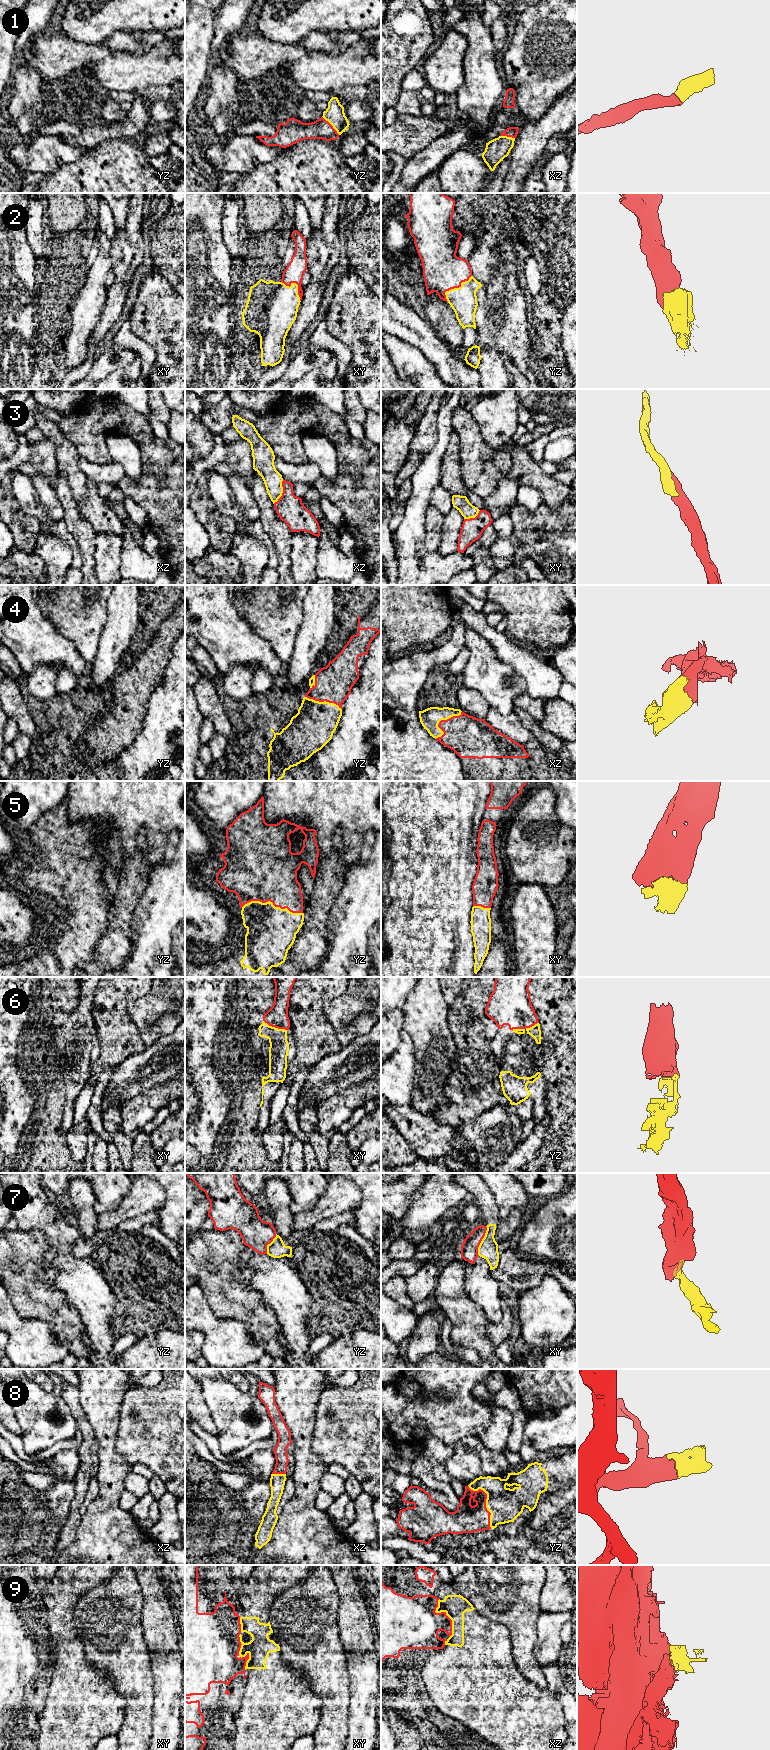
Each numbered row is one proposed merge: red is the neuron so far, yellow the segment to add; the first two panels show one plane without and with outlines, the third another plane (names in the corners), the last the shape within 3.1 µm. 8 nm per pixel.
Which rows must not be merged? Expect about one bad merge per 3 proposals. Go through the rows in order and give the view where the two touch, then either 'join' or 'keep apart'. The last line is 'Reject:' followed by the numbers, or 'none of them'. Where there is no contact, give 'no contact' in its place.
1: contact in yz; join
2: contact in yz; join
3: contact in xz; keep apart
4: contact in xz; join
5: contact in yz; join
6: contact in yz; join
7: contact in xy; keep apart
8: contact in yz; join
9: contact in xz; keep apart
Reject: 3, 7, 9

